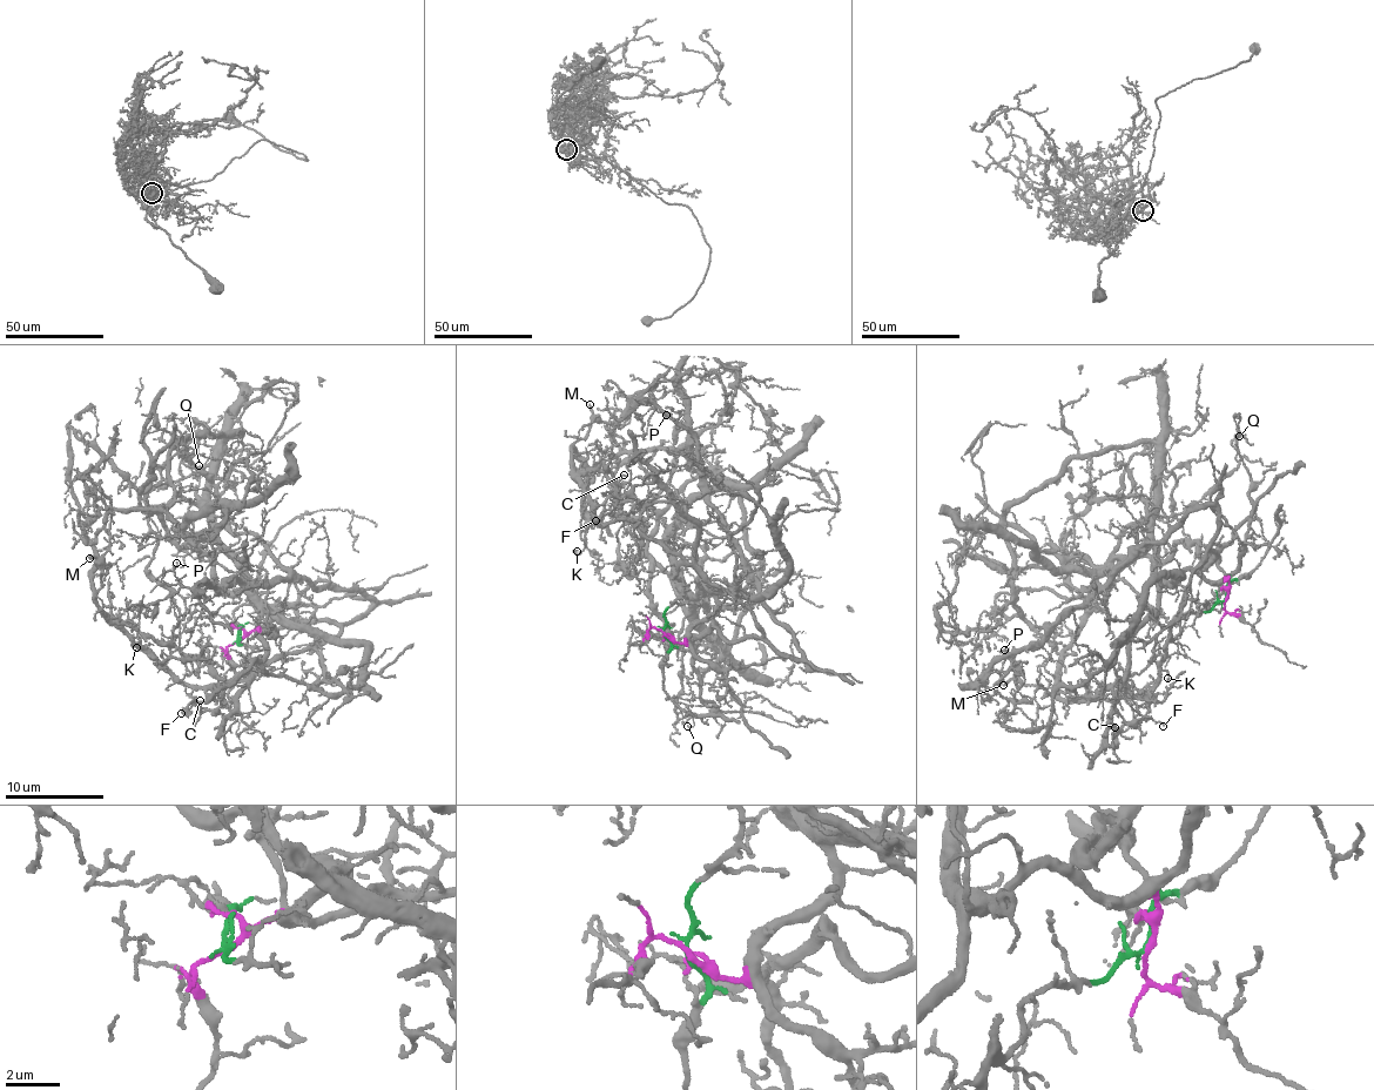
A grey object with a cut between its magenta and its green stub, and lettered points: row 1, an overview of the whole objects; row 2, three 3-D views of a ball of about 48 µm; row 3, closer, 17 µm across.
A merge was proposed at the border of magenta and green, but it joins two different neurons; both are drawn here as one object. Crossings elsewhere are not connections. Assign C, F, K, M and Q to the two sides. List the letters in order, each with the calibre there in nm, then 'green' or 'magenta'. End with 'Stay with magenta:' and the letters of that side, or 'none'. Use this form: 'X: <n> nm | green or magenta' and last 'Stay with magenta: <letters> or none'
C: 130 nm | magenta
F: 110 nm | green
K: 140 nm | green
M: 180 nm | green
Q: 110 nm | magenta
Stay with magenta: C, Q

